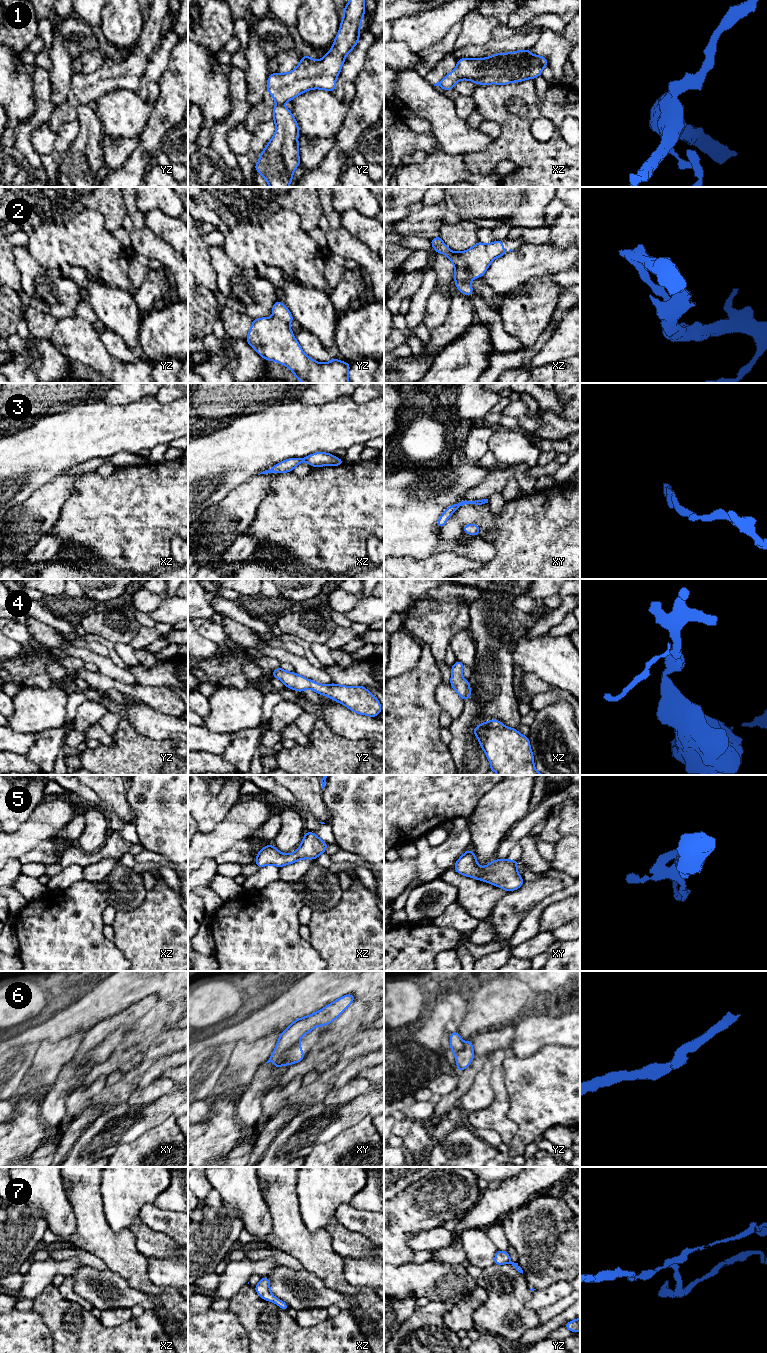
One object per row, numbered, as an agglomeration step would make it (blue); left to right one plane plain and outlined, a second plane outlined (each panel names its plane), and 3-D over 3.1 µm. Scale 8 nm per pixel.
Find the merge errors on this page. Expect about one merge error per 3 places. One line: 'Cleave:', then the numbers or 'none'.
Cleave: 1, 2, 6

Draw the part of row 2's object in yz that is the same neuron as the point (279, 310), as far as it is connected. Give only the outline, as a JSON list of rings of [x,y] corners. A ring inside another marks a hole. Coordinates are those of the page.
[[[276,301],[273,304],[272,312],[273,316],[284,320],[288,324],[290,324],[294,320],[294,317],[291,315],[291,312],[282,302]]]

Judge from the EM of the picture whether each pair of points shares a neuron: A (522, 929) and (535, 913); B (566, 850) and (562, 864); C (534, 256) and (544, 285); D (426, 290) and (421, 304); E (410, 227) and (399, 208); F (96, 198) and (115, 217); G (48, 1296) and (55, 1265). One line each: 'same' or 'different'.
A: same
B: same
C: different
D: same
E: different
F: same
G: different

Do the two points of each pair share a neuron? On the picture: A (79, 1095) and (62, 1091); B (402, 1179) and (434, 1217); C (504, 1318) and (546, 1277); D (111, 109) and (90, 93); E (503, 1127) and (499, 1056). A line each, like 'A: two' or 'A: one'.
A: two
B: two
C: two
D: two
E: one

